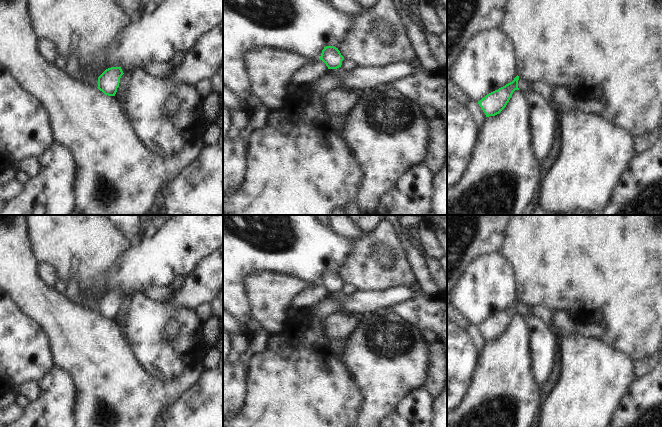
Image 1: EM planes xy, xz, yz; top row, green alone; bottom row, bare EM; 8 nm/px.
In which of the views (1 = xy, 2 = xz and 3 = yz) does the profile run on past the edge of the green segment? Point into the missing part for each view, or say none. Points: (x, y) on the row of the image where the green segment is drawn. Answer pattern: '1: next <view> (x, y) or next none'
1: next none
2: next none
3: next none

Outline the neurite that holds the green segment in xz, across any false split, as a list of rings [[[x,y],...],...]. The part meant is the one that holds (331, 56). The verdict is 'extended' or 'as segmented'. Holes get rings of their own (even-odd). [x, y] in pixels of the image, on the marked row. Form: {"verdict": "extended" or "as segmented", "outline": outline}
{"verdict": "as segmented", "outline": [[[326,46],[322,50],[320,60],[322,60],[328,69],[337,69],[341,67],[344,57],[341,55],[338,48],[334,46]]]}

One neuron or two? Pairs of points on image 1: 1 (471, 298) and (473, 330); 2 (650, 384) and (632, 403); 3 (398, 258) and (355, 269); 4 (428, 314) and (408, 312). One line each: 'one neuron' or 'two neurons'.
1: two neurons
2: one neuron
3: one neuron
4: one neuron

